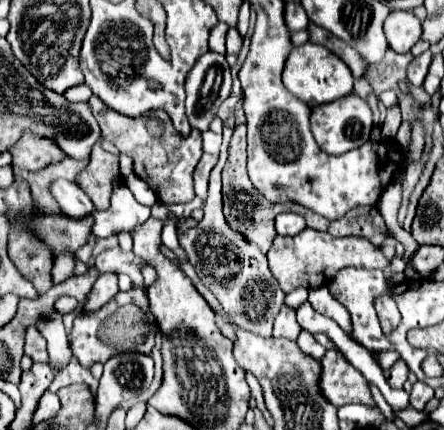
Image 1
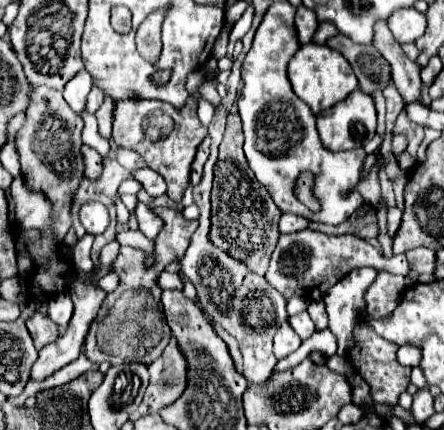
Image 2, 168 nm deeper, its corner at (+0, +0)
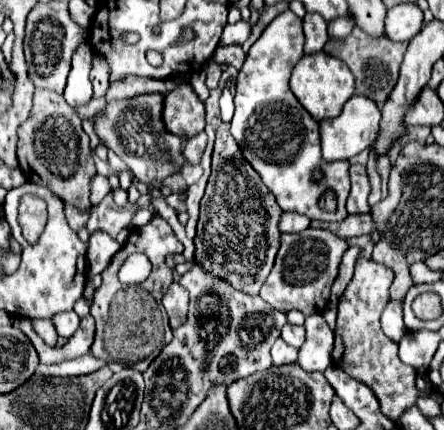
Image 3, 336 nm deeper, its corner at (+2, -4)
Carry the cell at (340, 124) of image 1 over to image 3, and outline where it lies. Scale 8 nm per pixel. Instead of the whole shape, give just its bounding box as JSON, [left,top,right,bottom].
[320,95,380,161]

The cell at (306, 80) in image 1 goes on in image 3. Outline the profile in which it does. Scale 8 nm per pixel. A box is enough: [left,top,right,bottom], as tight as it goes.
[290,51,354,121]

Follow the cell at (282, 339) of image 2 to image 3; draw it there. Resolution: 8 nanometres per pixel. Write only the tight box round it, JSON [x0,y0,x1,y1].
[272,339,298,365]

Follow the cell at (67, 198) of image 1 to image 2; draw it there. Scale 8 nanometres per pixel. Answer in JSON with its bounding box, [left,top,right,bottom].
[78,201,108,235]

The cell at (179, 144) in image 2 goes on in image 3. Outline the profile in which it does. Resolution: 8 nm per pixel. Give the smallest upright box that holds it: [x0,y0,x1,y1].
[164,83,204,135]

